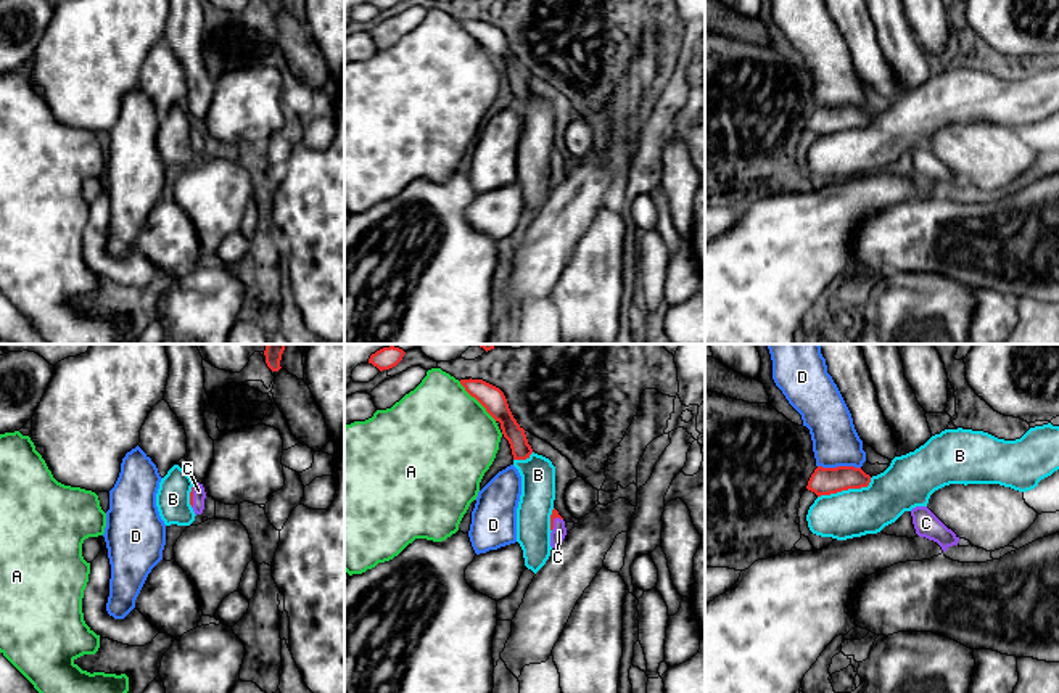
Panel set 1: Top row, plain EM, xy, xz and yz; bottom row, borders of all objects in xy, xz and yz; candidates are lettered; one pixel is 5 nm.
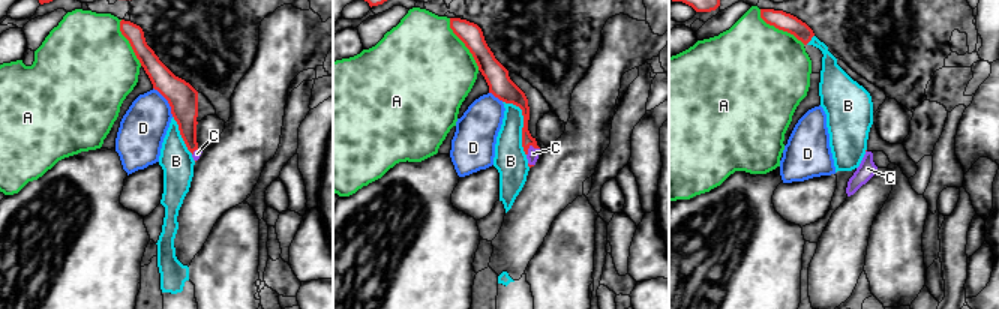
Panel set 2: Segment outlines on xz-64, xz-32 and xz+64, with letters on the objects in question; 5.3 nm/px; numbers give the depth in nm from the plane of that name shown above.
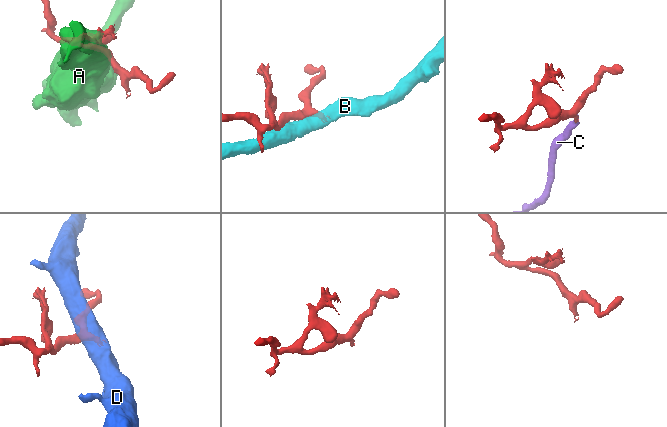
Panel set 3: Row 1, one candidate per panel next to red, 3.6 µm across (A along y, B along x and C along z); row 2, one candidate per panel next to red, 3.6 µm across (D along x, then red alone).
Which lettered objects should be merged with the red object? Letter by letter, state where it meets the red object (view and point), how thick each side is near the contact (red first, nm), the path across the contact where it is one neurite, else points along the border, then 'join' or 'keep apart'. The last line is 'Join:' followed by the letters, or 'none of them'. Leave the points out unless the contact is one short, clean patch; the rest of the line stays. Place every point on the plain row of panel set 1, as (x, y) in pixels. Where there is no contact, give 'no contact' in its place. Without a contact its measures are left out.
A: meets red in xz at (477, 39); 120 nm thick on the red side, 500 nm on the other; keep apart
B: meets red in yz at (845, 129); 140 nm thick on the red side, 240 nm on the other; keep apart
C: meets red in xy at (192, 135); 20 nm thick on the red side, 60 nm on the other; runs through xy (193, 123), (192, 135), (198, 131); join
D: meets red in yz at (839, 106); 140 nm thick on the red side, 240 nm on the other; border along yz (818, 105), (860, 108); keep apart
Join: C

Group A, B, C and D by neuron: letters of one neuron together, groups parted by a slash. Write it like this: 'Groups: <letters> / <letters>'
Groups: A / B / C / D

